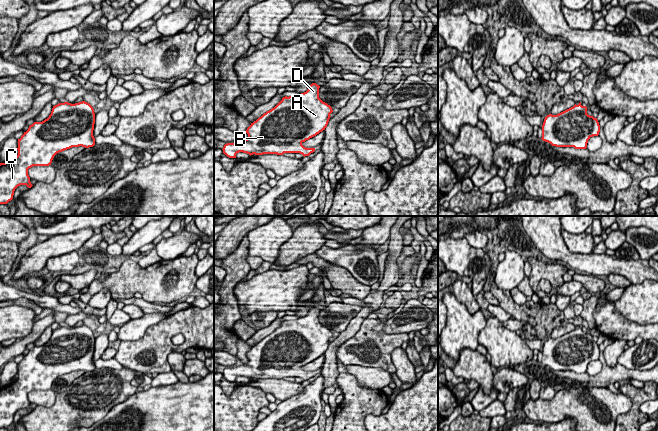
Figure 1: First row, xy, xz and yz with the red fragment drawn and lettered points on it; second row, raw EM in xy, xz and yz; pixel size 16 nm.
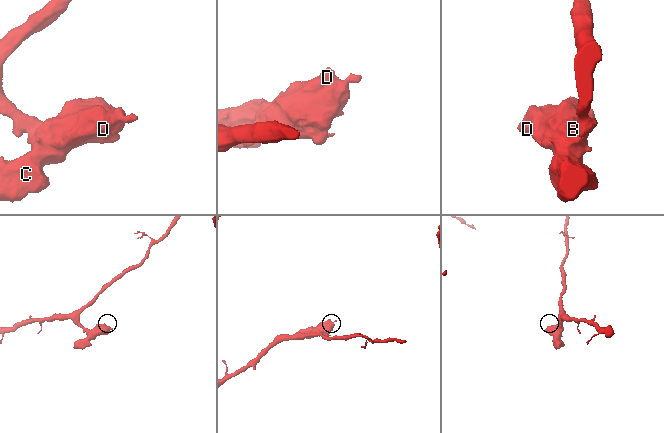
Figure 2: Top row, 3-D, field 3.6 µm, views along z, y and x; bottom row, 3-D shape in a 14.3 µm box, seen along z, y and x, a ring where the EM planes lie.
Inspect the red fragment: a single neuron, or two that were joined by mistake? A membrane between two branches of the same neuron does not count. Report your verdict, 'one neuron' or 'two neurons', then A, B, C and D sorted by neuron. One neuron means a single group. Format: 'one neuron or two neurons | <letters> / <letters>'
one neuron | A B C D

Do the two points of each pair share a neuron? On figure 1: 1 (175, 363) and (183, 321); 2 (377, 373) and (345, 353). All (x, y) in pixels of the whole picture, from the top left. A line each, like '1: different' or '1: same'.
1: different
2: different

